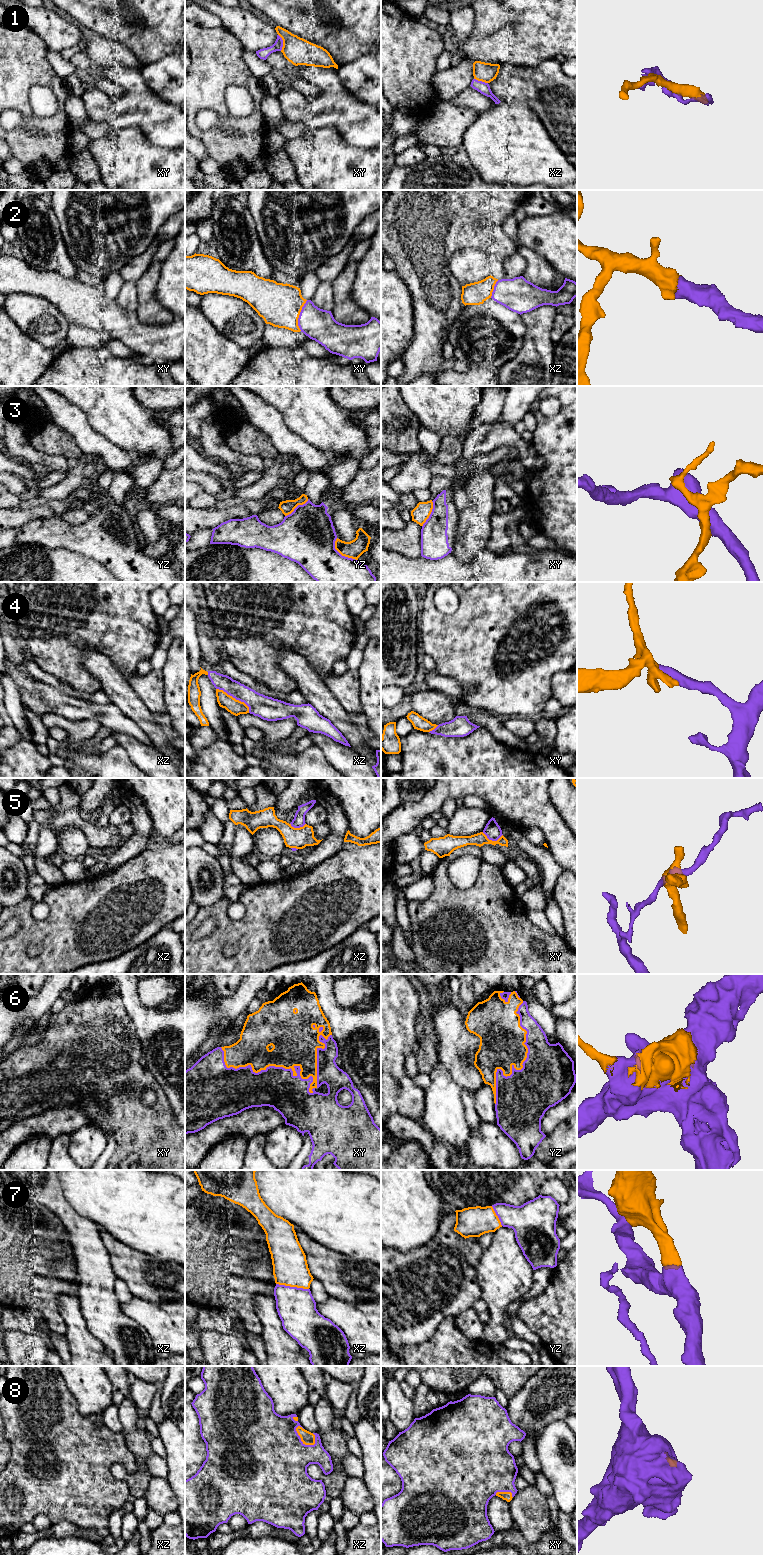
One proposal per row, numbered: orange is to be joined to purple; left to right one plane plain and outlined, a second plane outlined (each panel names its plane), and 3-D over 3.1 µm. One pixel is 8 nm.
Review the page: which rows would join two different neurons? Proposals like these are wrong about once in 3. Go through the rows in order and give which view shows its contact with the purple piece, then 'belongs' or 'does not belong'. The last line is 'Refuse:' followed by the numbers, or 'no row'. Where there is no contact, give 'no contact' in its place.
1: contact in xy; does not belong
2: contact in xy; belongs
3: contact in yz; does not belong
4: contact in xz; belongs
5: contact in xy; does not belong
6: contact in xy; belongs
7: contact in xz; belongs
8: contact in xz; belongs
Refuse: 1, 3, 5

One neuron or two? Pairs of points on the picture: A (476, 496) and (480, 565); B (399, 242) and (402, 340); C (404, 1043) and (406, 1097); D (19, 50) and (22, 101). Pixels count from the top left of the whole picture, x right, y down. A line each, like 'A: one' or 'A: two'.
A: two
B: two
C: one
D: one

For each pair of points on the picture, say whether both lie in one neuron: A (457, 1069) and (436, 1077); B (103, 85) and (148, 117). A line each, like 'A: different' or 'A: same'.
A: different
B: different

